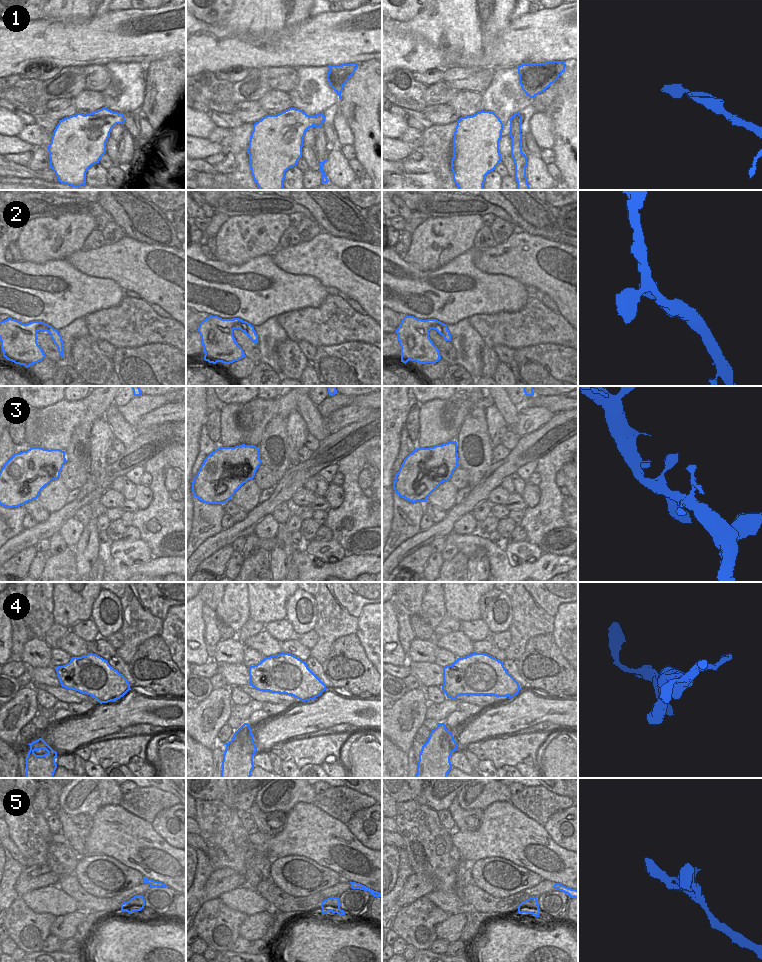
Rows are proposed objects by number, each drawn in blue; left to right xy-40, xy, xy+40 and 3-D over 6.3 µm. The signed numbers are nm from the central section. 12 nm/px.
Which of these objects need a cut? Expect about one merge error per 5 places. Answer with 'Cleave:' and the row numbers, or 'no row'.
Cleave: 1

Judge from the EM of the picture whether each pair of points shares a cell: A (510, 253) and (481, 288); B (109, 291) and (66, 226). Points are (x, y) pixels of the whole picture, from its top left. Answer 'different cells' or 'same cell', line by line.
A: different cells
B: different cells

